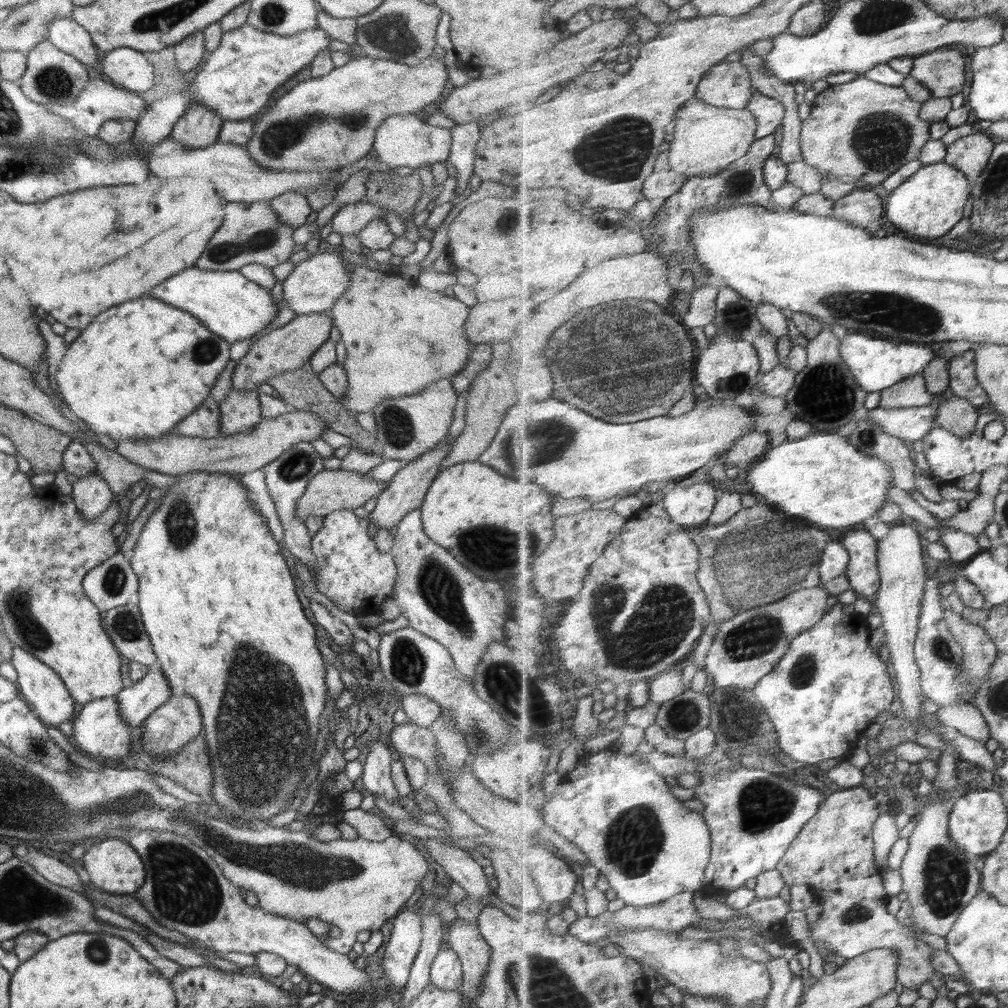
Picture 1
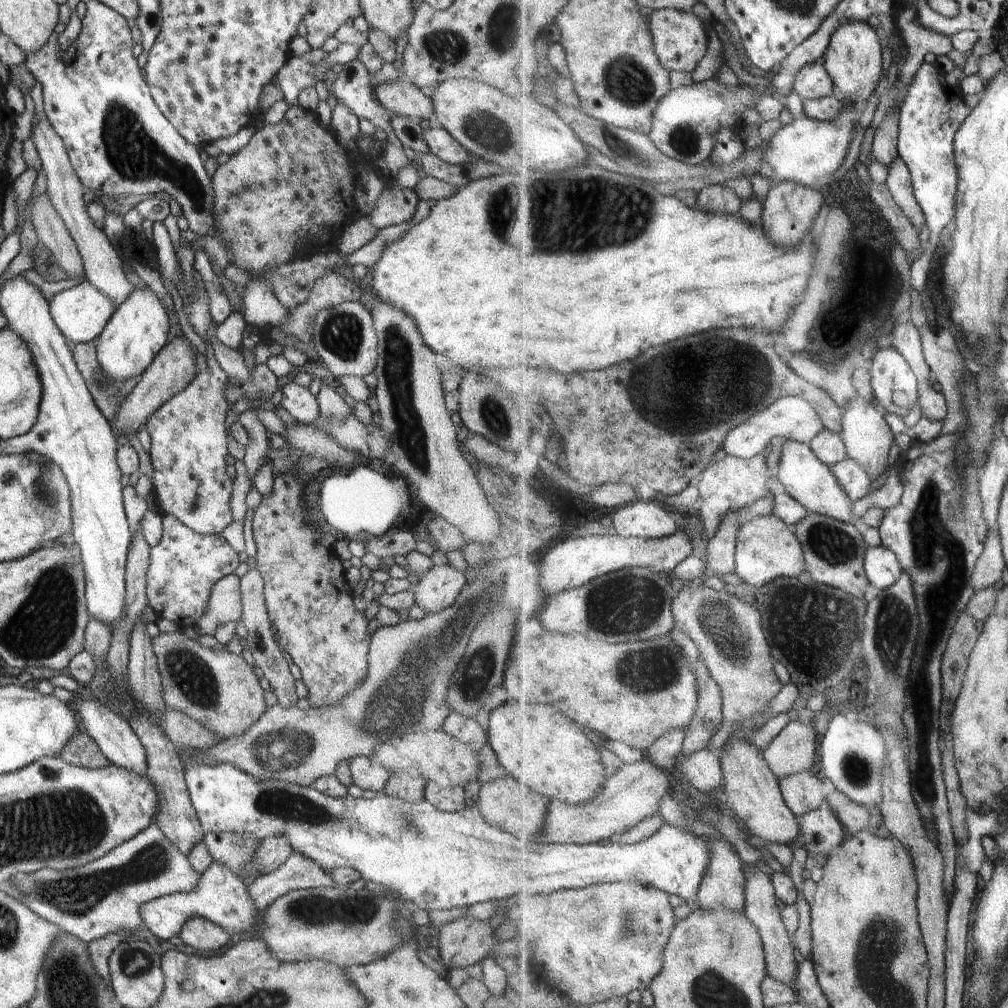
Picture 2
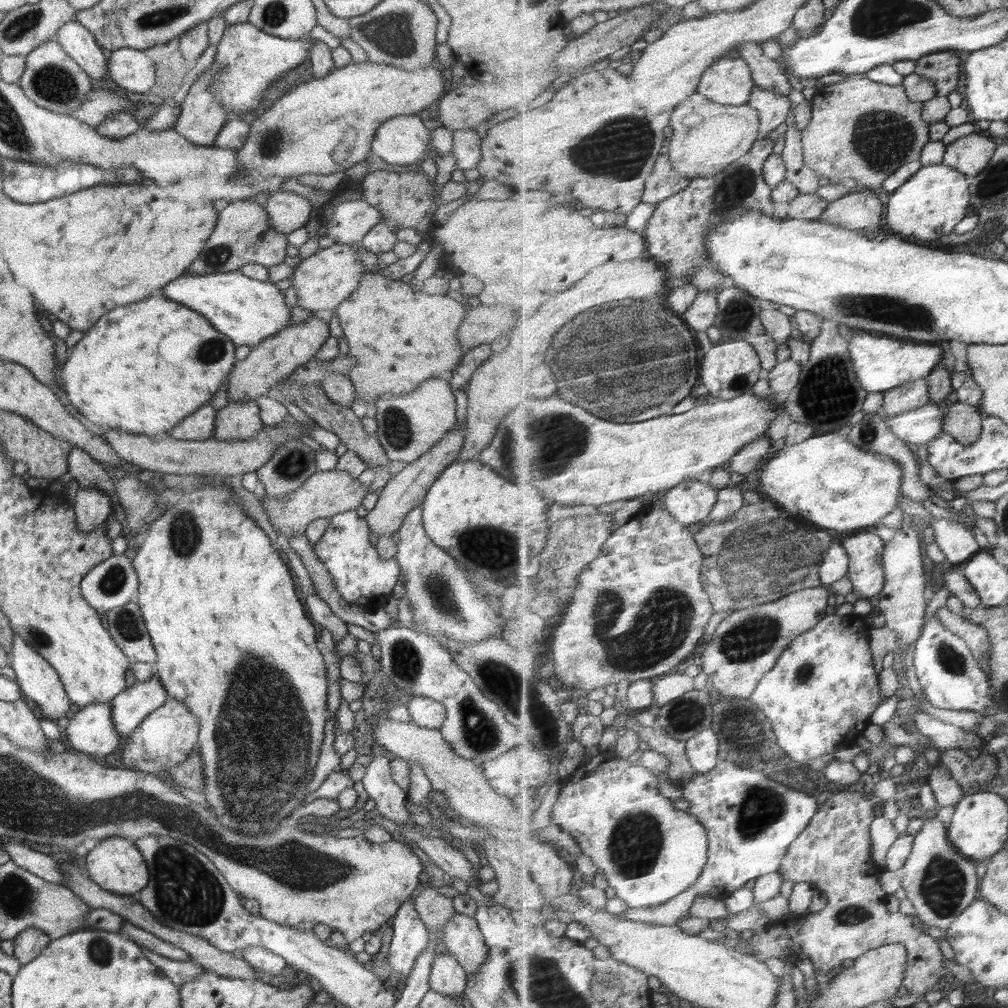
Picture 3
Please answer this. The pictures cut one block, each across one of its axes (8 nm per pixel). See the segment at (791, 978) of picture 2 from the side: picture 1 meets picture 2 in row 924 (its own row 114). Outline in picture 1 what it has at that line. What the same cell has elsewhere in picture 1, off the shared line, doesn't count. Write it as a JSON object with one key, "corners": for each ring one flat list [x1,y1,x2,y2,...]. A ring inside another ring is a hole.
{"corners":[[760,91,755,93,747,107,759,118,757,140,776,133,787,116,787,106,780,99]]}

